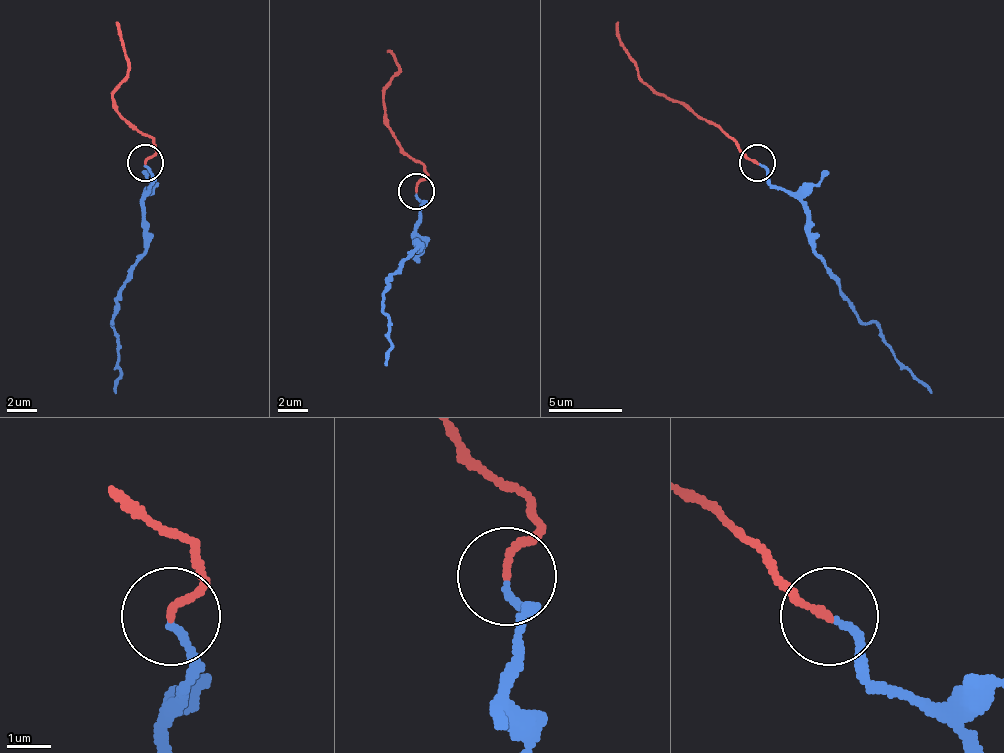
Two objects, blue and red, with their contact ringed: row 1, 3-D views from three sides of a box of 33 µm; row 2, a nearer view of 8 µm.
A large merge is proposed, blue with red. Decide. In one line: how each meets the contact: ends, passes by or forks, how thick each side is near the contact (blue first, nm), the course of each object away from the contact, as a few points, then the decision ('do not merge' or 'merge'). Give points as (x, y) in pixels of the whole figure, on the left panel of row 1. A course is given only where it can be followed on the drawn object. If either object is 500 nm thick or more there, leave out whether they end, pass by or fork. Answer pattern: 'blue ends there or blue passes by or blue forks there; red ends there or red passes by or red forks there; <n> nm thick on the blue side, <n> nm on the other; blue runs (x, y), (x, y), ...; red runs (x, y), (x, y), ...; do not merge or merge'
blue ends there; red ends there; 160 nm thick on the blue side, 160 nm on the other; blue runs (146, 164), (150, 189), (142, 204), (142, 259), (120, 288), (113, 317), (117, 394); red runs (146, 164), (153, 142), (117, 112), (113, 94), (128, 76), (128, 61), (117, 21); merge

